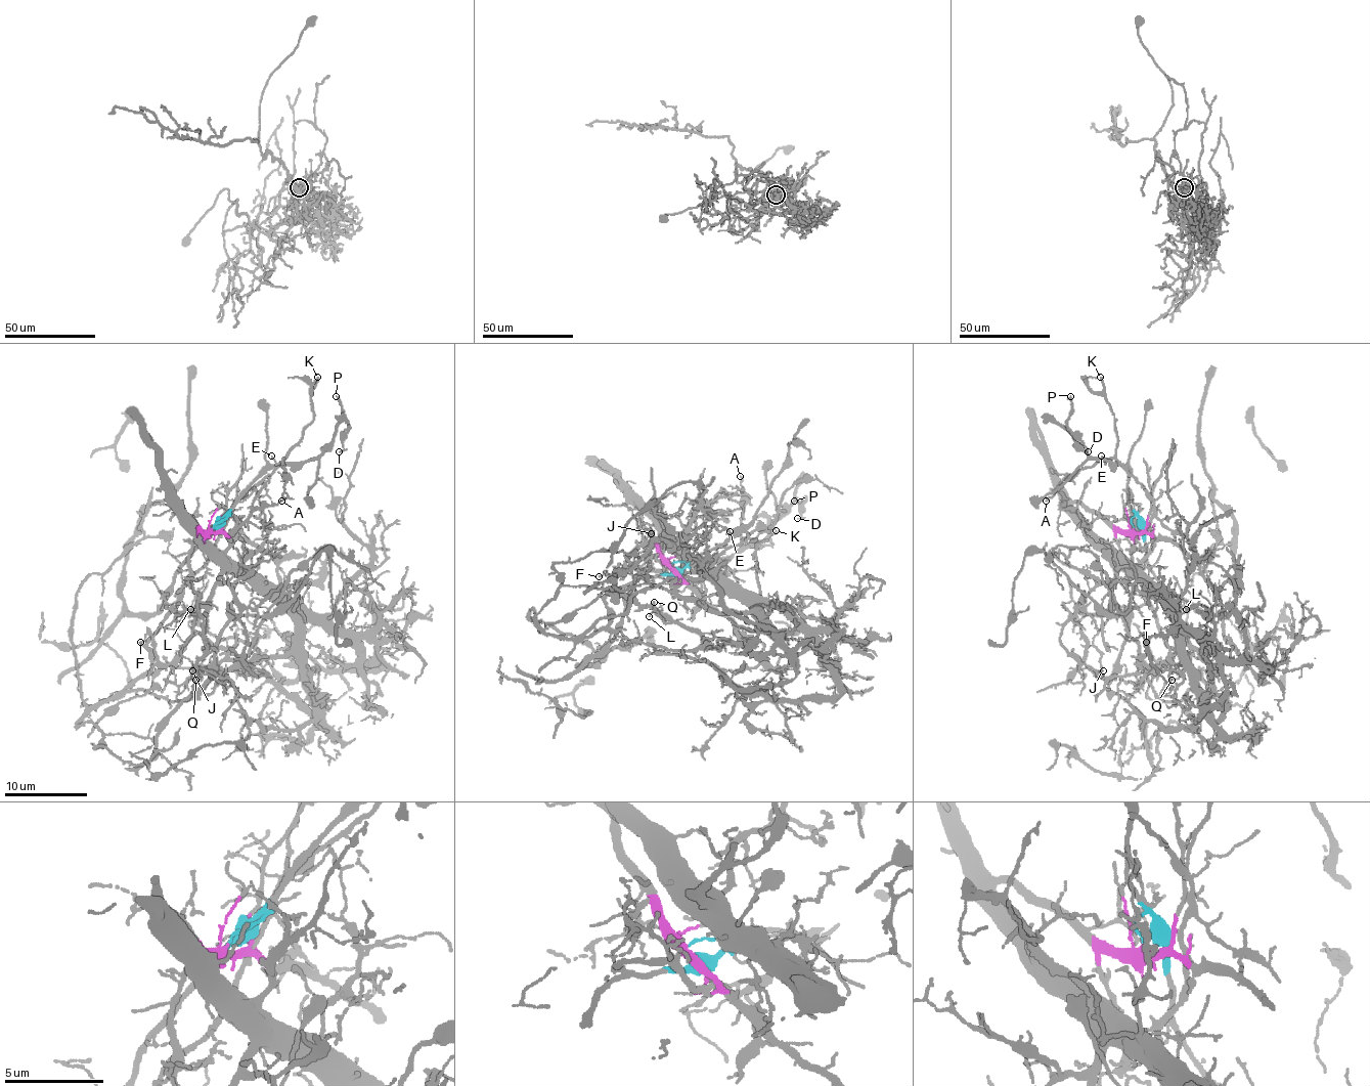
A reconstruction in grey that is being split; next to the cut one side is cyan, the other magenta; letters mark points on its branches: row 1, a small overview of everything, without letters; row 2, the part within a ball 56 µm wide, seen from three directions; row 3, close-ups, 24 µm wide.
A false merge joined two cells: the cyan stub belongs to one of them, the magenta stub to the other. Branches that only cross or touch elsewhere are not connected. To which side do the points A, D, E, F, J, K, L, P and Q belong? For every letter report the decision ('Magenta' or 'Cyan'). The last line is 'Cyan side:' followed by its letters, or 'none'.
A: Cyan
D: Cyan
E: Cyan
F: Magenta
J: Magenta
K: Cyan
L: Magenta
P: Cyan
Q: Magenta
Cyan side: A, D, E, K, P

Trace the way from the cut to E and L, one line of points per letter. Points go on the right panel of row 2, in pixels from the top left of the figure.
E: (1135, 528), (1139, 514), (1128, 497), (1125, 470), (1113, 458), (1105, 462), (1101, 455)
L: (1135, 528), (1072, 506), (1180, 622), (1180, 655), (1216, 720), (1216, 674), (1176, 631), (1180, 599), (1186, 609)

